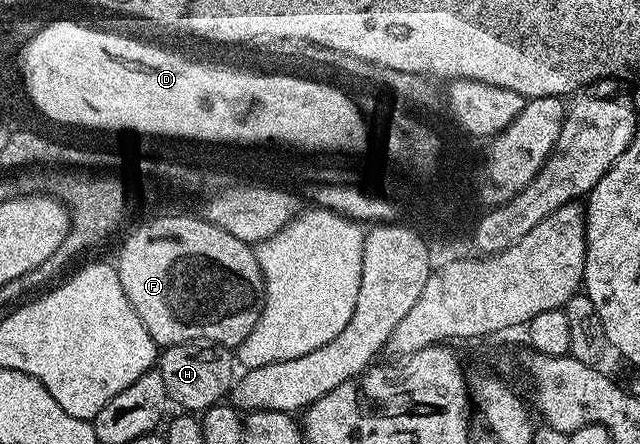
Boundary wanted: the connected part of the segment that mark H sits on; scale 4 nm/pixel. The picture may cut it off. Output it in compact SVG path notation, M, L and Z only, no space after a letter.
M182 344L165 348L158 359L167 398L181 410L200 413L221 402L233 386L236 359L229 348L213 344Z

